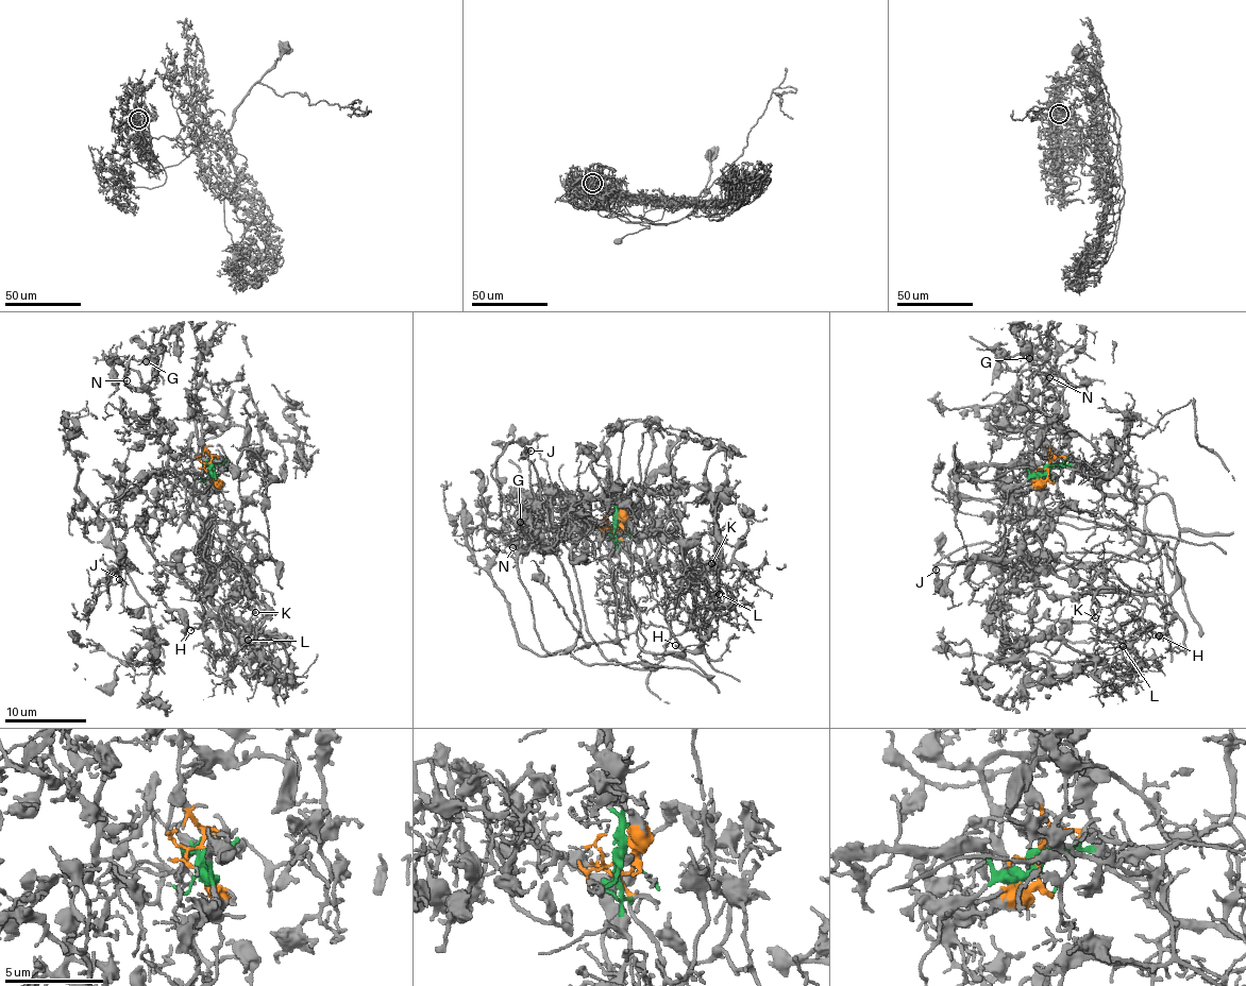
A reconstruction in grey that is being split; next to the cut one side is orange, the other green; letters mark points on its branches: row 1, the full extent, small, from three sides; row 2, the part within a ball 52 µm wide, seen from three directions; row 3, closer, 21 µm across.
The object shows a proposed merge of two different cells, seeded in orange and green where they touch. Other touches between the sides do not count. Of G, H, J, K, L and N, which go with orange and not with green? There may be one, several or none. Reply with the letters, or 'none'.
G, J, N

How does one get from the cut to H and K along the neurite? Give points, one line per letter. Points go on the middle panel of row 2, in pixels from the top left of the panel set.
H: (617, 525), (617, 575), (628, 604), (640, 616), (641, 649), (666, 655), (697, 646), (684, 649), (674, 645)
K: (617, 525), (617, 575), (640, 616), (638, 643), (644, 651), (700, 648), (695, 571), (699, 562), (711, 564)

